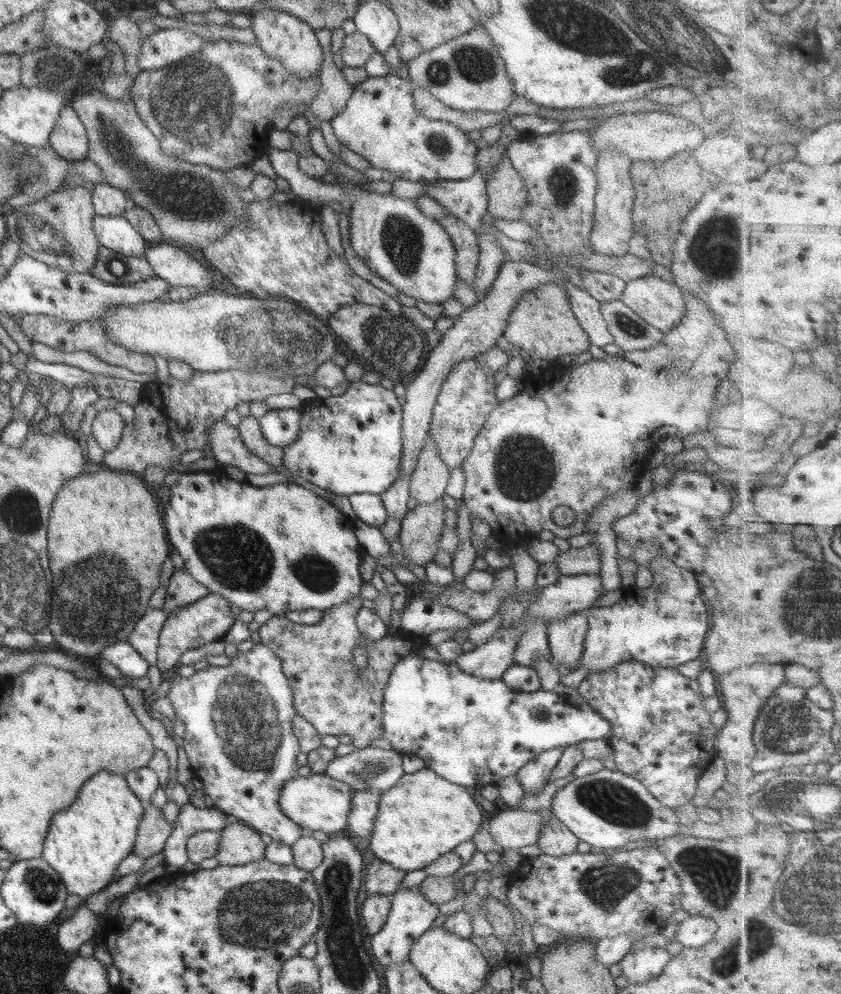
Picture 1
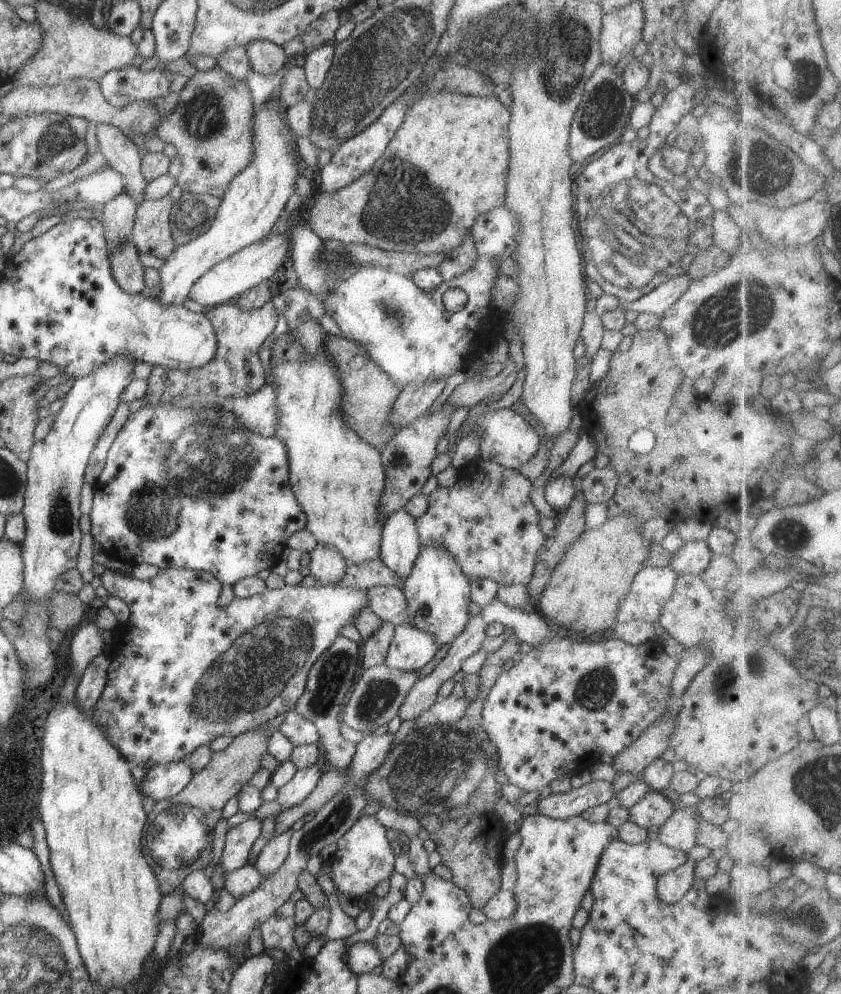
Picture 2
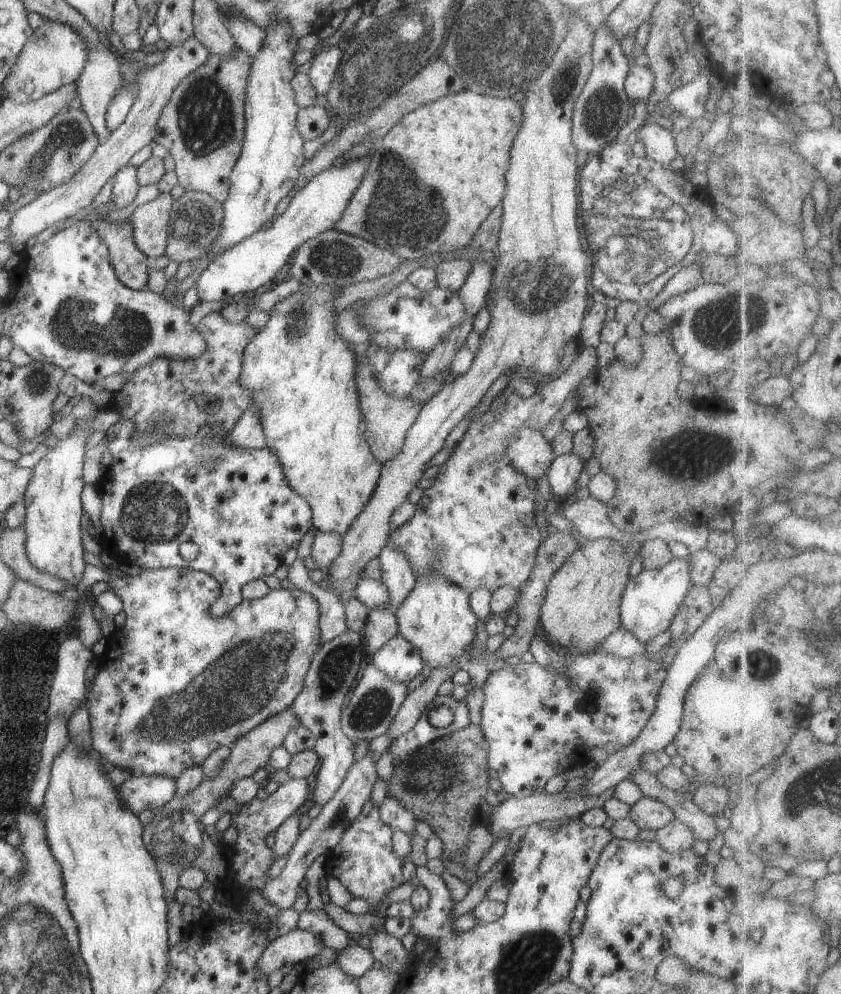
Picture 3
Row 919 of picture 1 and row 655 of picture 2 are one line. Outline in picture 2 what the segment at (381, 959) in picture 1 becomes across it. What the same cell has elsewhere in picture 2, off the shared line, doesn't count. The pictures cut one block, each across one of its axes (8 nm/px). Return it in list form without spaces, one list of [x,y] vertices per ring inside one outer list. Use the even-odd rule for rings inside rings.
[[[402,623],[395,628],[384,664],[390,668],[416,673],[436,656],[440,646],[432,638],[432,634],[416,630],[410,623]]]

